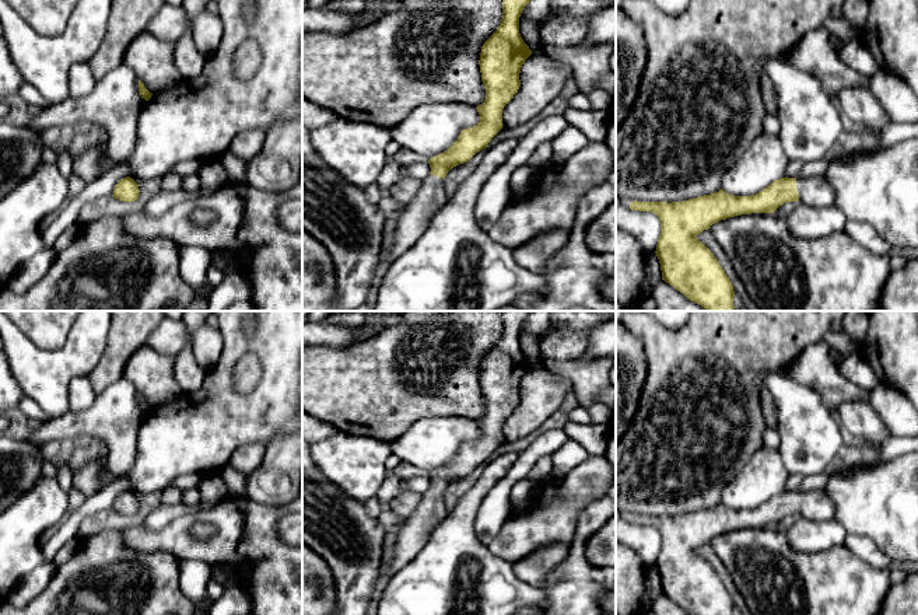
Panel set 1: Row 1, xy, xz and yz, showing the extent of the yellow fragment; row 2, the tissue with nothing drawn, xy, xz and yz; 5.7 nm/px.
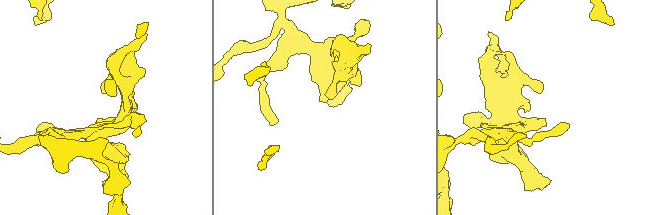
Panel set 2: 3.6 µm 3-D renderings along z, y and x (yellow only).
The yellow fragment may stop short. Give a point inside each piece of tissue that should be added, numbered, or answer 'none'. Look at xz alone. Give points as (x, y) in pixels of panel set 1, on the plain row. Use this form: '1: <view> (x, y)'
1: xz (430, 513)

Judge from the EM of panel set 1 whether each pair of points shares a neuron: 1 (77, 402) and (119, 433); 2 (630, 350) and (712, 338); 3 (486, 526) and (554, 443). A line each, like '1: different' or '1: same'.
1: different
2: different
3: same

